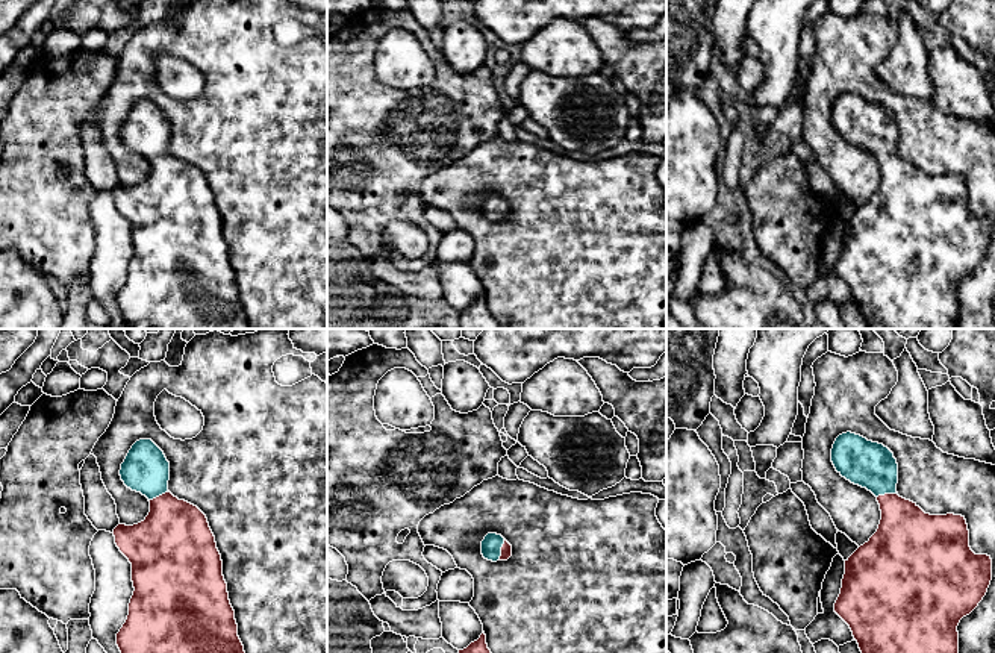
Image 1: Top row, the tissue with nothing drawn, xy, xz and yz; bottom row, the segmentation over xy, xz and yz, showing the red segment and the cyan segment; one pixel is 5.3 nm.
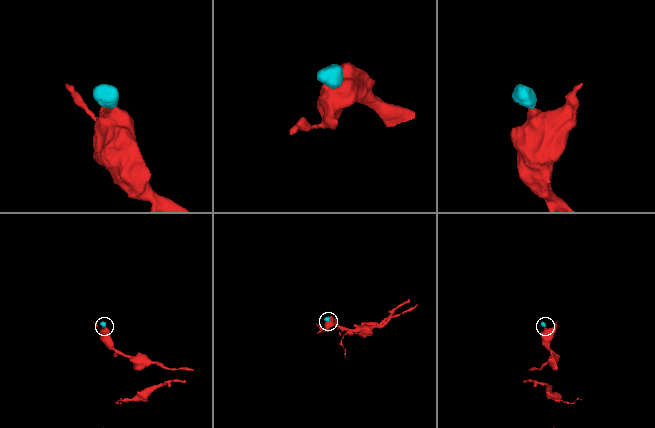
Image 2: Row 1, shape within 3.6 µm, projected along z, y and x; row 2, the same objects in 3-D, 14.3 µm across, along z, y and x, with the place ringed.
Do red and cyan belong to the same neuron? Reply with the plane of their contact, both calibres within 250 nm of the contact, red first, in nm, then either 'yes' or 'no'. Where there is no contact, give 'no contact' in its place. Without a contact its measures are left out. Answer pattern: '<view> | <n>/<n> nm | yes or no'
xz | 60/110 nm | yes

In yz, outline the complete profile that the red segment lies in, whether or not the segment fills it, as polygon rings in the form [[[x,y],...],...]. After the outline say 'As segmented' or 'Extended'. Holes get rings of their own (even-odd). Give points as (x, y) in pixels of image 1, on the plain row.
[[[842,94],[831,123],[842,138],[871,152],[881,171],[877,192],[845,221],[834,273],[850,286],[869,329],[954,329],[957,286],[987,253],[990,217],[971,211],[965,177],[930,176],[898,156],[898,124],[883,105]]]. Extended

